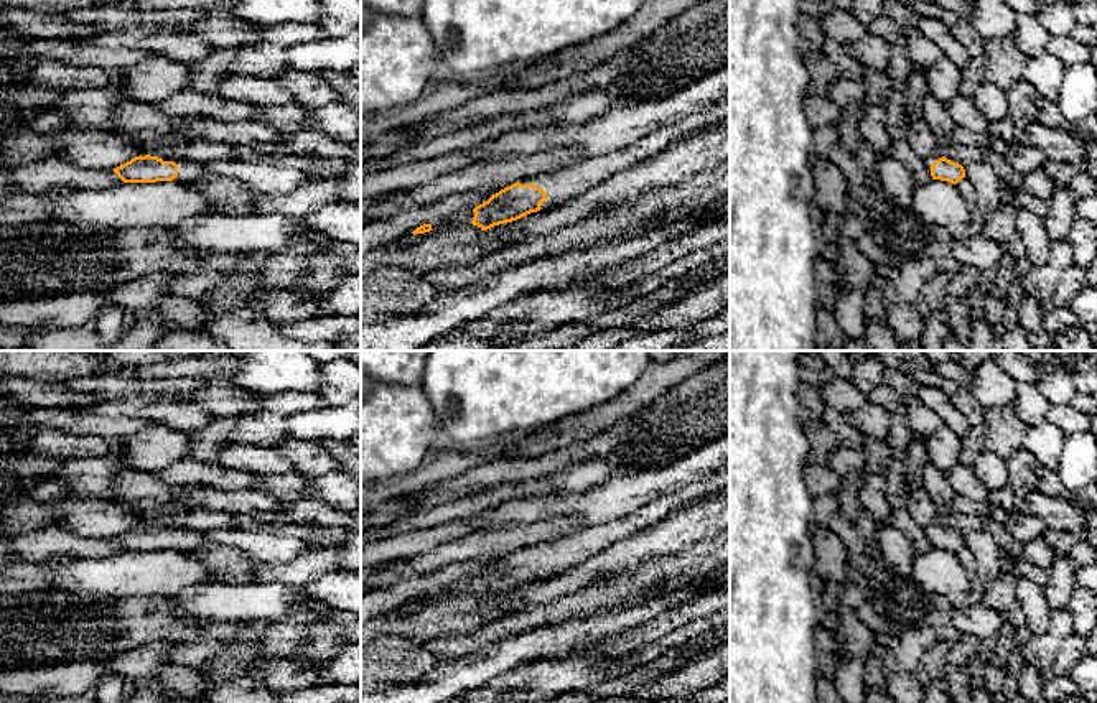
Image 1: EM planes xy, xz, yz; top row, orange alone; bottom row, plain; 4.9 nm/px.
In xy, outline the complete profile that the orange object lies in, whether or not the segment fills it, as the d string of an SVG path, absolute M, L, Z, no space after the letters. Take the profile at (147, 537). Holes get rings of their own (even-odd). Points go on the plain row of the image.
M135 525L130 530L114 537L124 552L156 552L178 550L194 552L209 547L206 532L183 527Z

